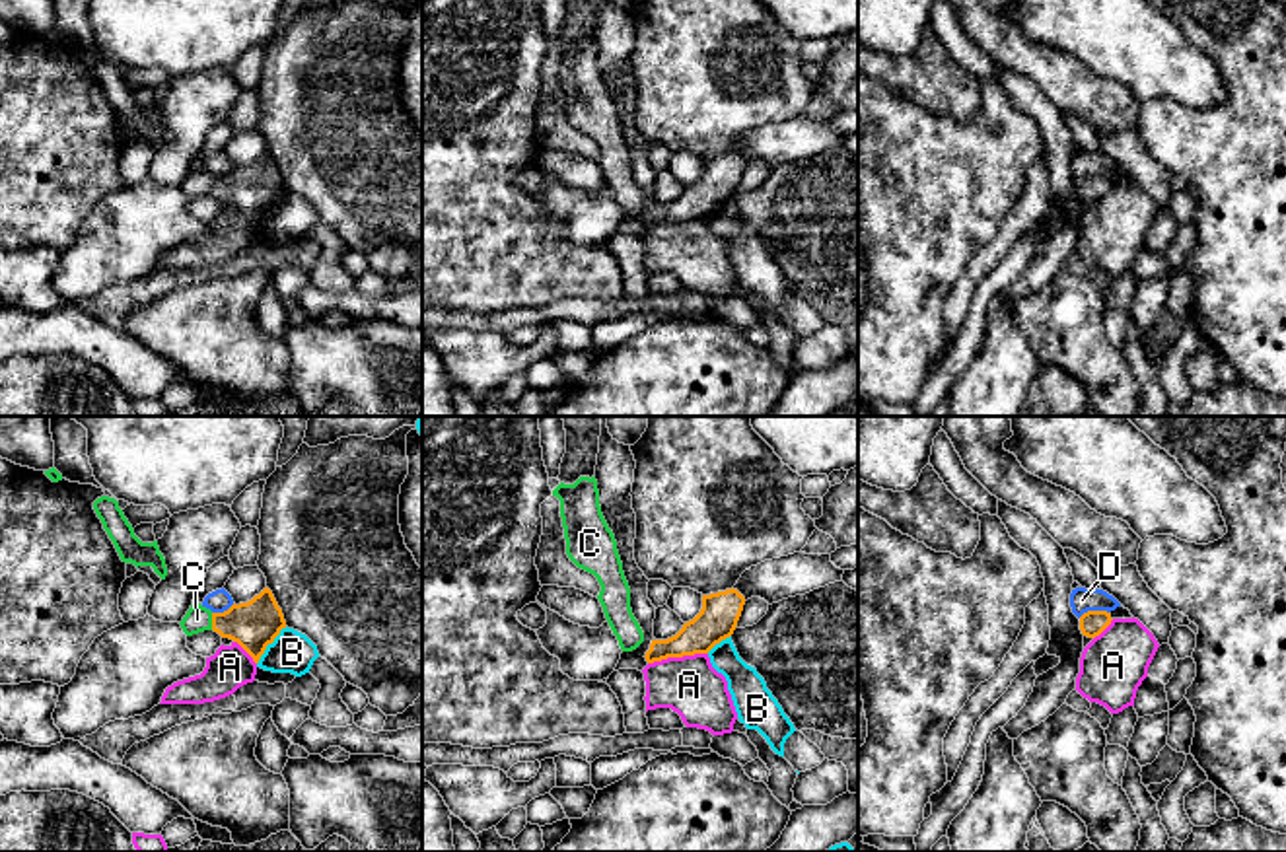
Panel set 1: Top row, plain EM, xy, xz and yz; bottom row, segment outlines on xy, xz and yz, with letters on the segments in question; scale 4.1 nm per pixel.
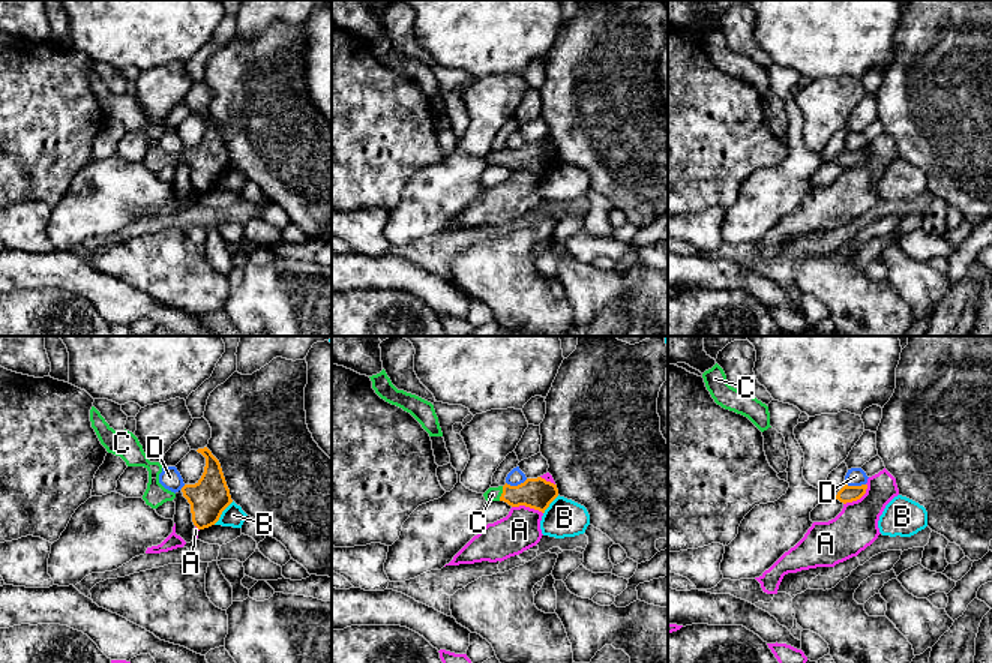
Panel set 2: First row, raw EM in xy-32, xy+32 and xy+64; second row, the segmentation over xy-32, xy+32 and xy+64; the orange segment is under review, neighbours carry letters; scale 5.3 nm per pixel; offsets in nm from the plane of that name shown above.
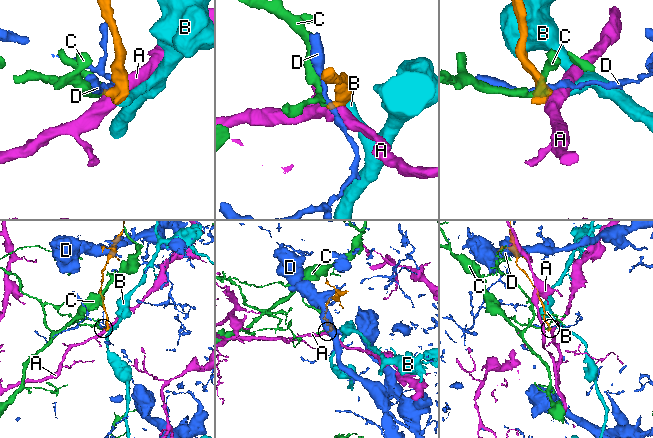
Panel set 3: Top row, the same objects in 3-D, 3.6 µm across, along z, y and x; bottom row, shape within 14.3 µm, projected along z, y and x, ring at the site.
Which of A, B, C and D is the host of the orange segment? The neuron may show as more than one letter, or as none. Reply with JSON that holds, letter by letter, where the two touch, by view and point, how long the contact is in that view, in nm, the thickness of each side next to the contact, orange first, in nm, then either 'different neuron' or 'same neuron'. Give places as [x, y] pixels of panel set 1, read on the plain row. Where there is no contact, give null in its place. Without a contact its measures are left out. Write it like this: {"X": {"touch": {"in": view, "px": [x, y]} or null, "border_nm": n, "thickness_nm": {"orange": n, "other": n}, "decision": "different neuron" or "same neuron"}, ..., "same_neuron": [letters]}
{"A": {"touch": {"in": "xz", "px": [678, 220]}, "border_nm": 260, "thickness_nm": {"orange": 160, "other": 240}, "decision": "different neuron"}, "B": {"touch": {"in": "xy", "px": [269, 207]}, "border_nm": 200, "thickness_nm": {"orange": 200, "other": 180}, "decision": "different neuron"}, "C": {"touch": {"in": "xy", "px": [213, 185]}, "border_nm": 70, "thickness_nm": {"orange": 200, "other": 110}, "decision": "same neuron"}, "D": {"touch": {"in": "yz", "px": [1094, 176]}, "border_nm": 140, "thickness_nm": {"orange": 110, "other": 100}, "decision": "different neuron"}, "same_neuron": ["C"]}

